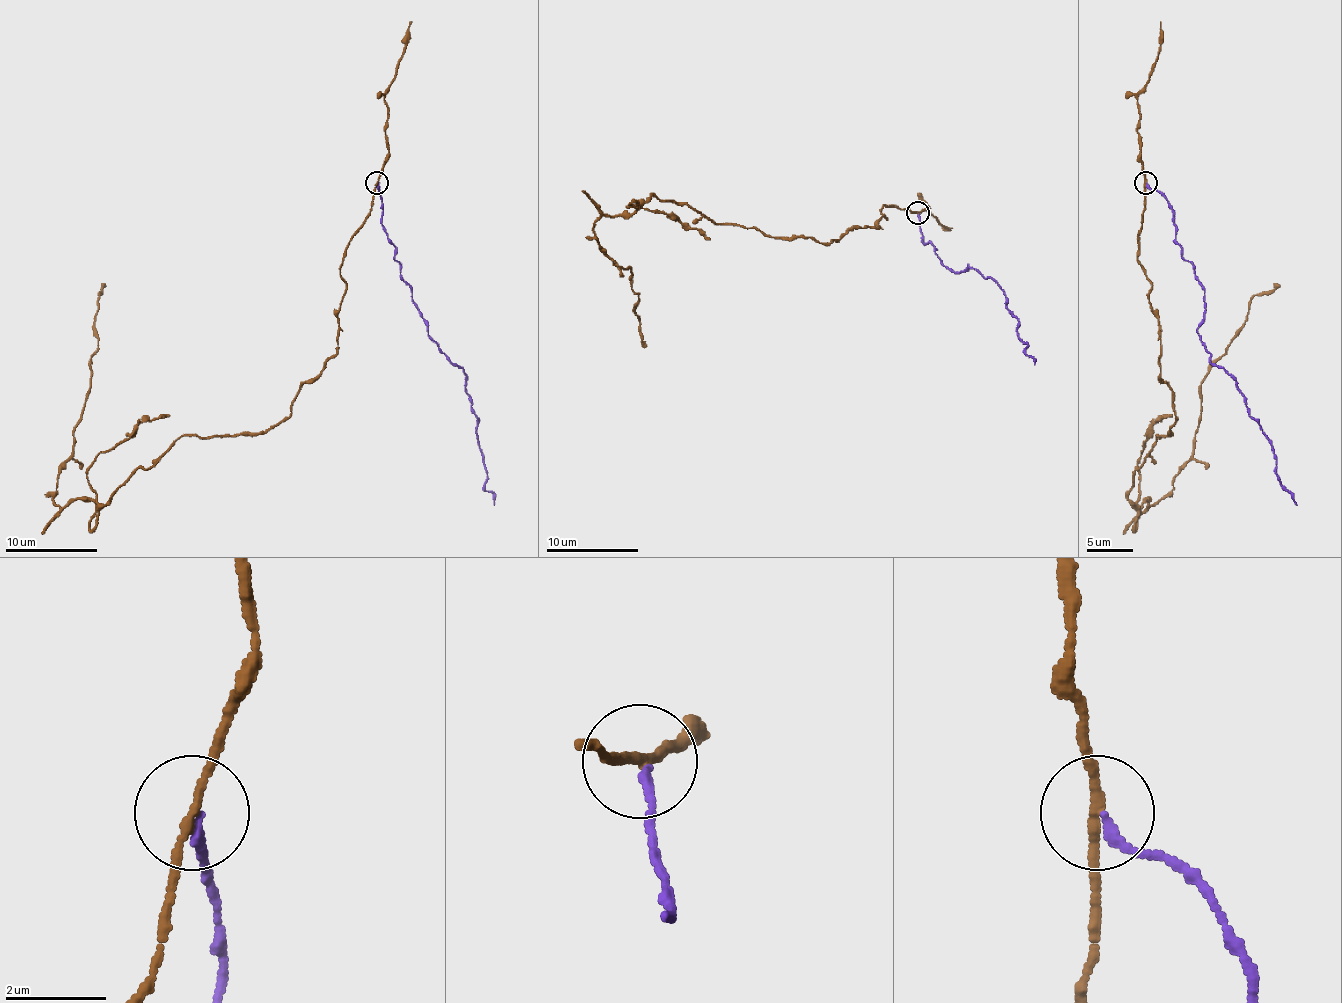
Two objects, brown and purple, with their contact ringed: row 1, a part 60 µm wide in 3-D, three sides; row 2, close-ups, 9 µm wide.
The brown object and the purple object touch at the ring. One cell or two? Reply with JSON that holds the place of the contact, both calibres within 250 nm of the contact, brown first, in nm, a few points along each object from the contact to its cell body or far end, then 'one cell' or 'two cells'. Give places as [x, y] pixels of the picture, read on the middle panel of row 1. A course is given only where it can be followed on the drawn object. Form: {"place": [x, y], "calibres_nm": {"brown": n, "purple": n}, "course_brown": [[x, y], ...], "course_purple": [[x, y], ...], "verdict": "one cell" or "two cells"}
{"place": [917, 213], "calibres_nm": {"brown": 170, "purple": 190}, "course_brown": [[917, 212], [884, 205], [831, 242], [655, 196], [602, 217], [646, 344]], "course_purple": [[919, 214], [921, 240], [935, 249], [952, 272], [968, 265], [991, 277], [1019, 321], [1016, 333], [1035, 365]], "verdict": "two cells"}

